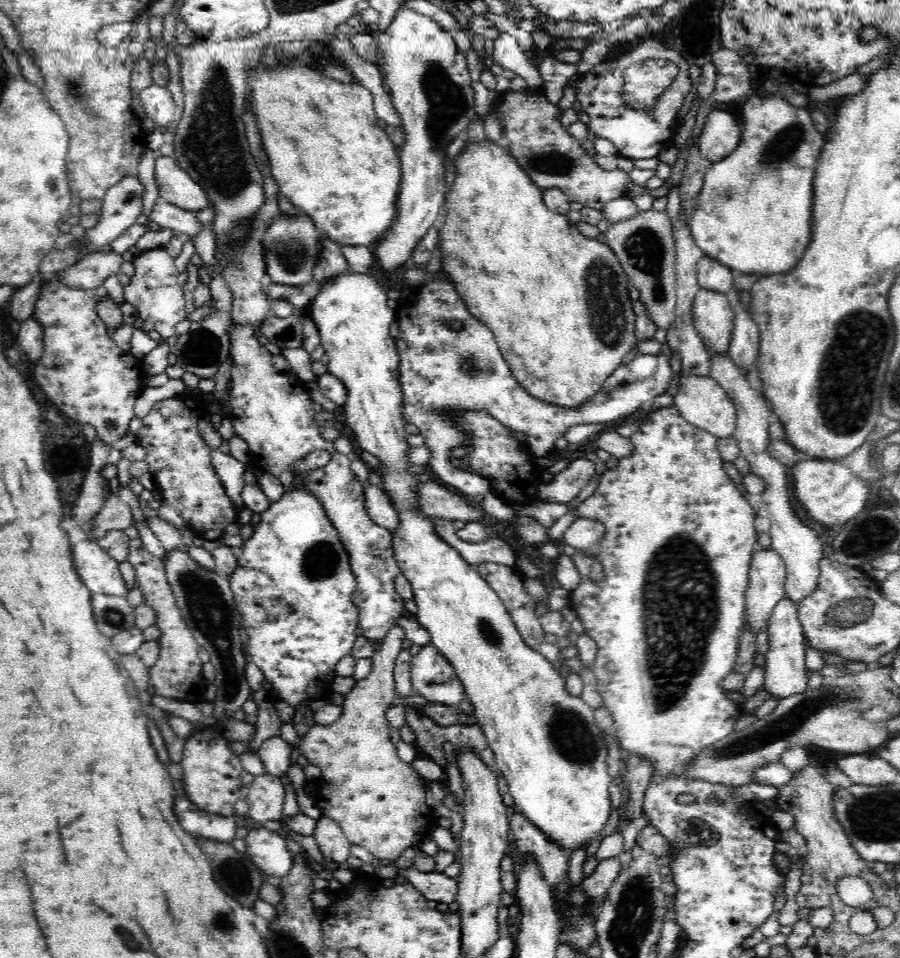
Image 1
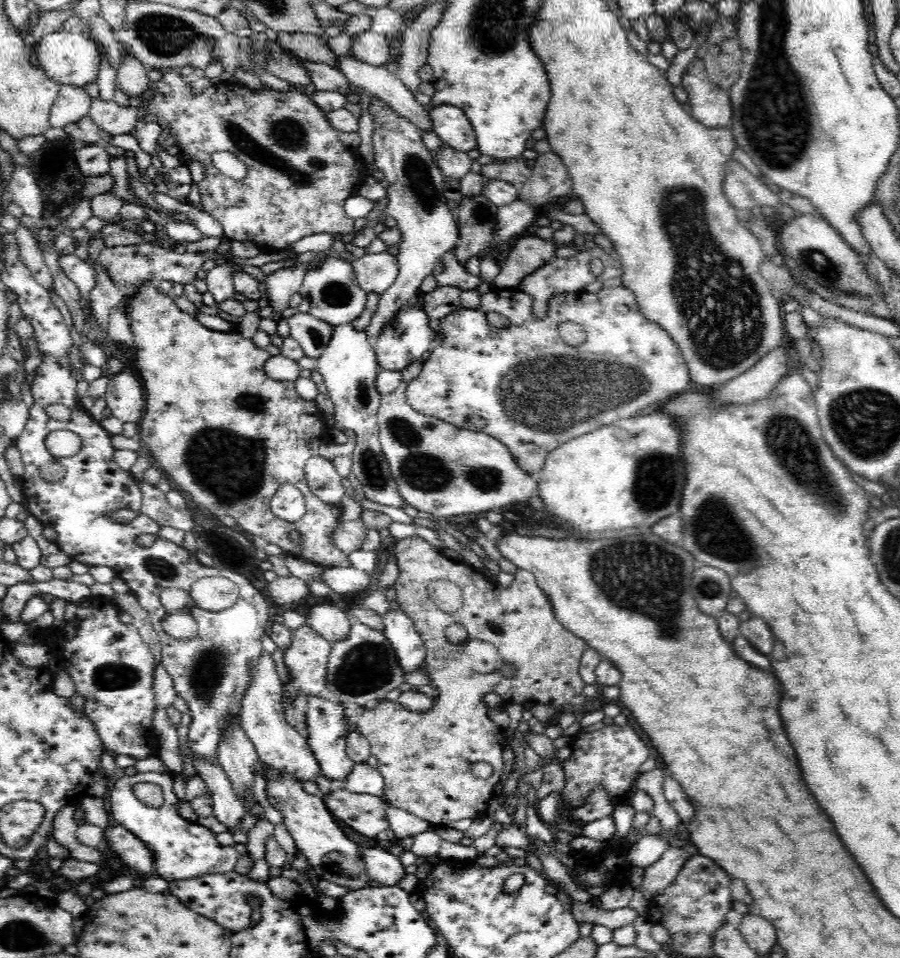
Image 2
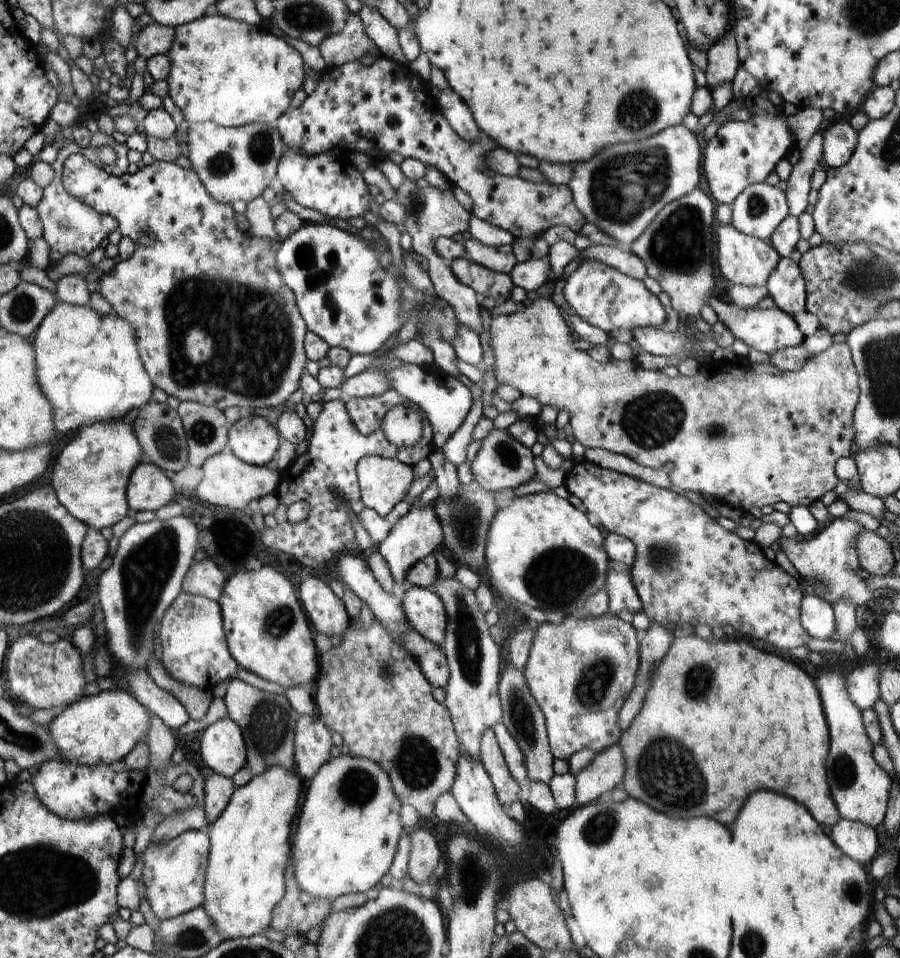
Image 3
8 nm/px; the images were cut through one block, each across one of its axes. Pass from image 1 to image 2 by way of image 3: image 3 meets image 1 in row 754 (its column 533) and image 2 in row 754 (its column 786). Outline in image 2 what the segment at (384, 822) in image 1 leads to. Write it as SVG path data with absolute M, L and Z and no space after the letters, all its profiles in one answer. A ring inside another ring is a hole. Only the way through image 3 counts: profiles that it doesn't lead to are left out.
M418 536L400 540L393 552L397 557L399 570L399 577L393 586L397 597L395 606L412 619L415 629L423 638L426 660L422 667L430 676L431 684L439 690L439 697L436 698L432 710L426 712L408 710L398 700L382 699L368 706L361 715L353 715L354 721L359 733L371 744L371 755L377 758L377 769L383 776L384 795L394 807L415 814L437 827L447 826L462 818L474 820L486 815L488 803L494 796L494 785L502 776L504 768L502 751L508 744L503 730L489 717L489 707L483 701L484 694L495 692L507 703L531 702L553 706L555 714L549 722L554 723L562 707L578 709L586 702L582 690L587 684L579 674L579 666L587 644L582 637L566 629L556 619L550 597L538 586L538 581L531 572L518 568L514 580L508 587L503 588L495 581L486 580L482 572L465 562L455 562L448 558L440 549L431 546ZM438 579L450 580L462 589L464 604L456 614L440 610L428 598L428 583ZM454 623L464 626L468 634L467 640L483 640L496 646L500 659L512 662L517 667L513 677L506 679L498 670L490 674L475 672L470 664L470 657L464 652L464 643L455 645L444 635L446 628ZM482 761L488 762L493 767L492 774L486 779L474 777L472 773L472 764Z

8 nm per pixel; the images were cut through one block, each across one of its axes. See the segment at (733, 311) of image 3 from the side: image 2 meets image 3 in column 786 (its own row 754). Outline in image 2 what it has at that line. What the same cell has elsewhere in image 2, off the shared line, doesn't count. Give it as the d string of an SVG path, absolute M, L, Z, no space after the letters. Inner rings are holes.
M312 696L308 698L308 735L307 741L314 753L316 762L320 763L320 769L324 776L334 780L344 780L355 765L346 752L346 734L348 724L351 722L349 711L344 705L334 698Z

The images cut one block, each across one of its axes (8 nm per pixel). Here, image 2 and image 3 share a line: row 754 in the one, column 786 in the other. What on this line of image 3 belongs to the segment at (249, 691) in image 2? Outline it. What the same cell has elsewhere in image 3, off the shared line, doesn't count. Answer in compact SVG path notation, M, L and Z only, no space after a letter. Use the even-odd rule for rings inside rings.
M781 257L773 268L766 284L775 307L783 310L792 318L807 310L804 275L798 263L788 257Z

